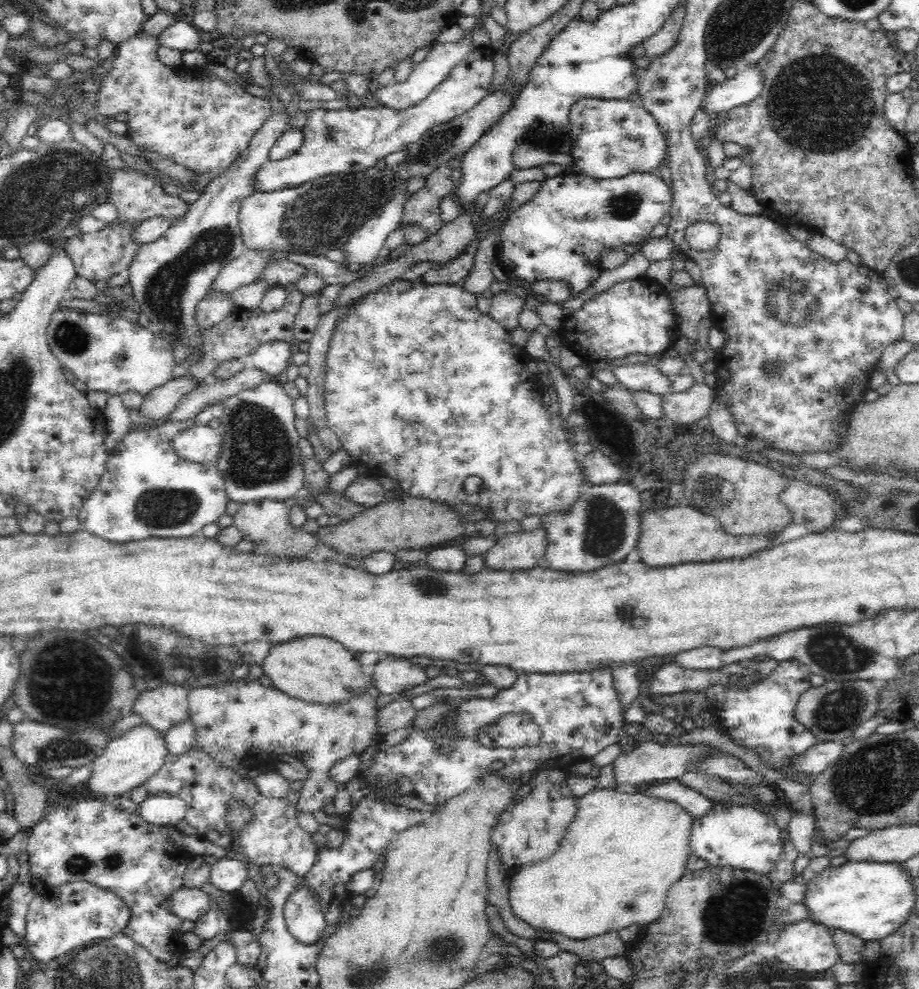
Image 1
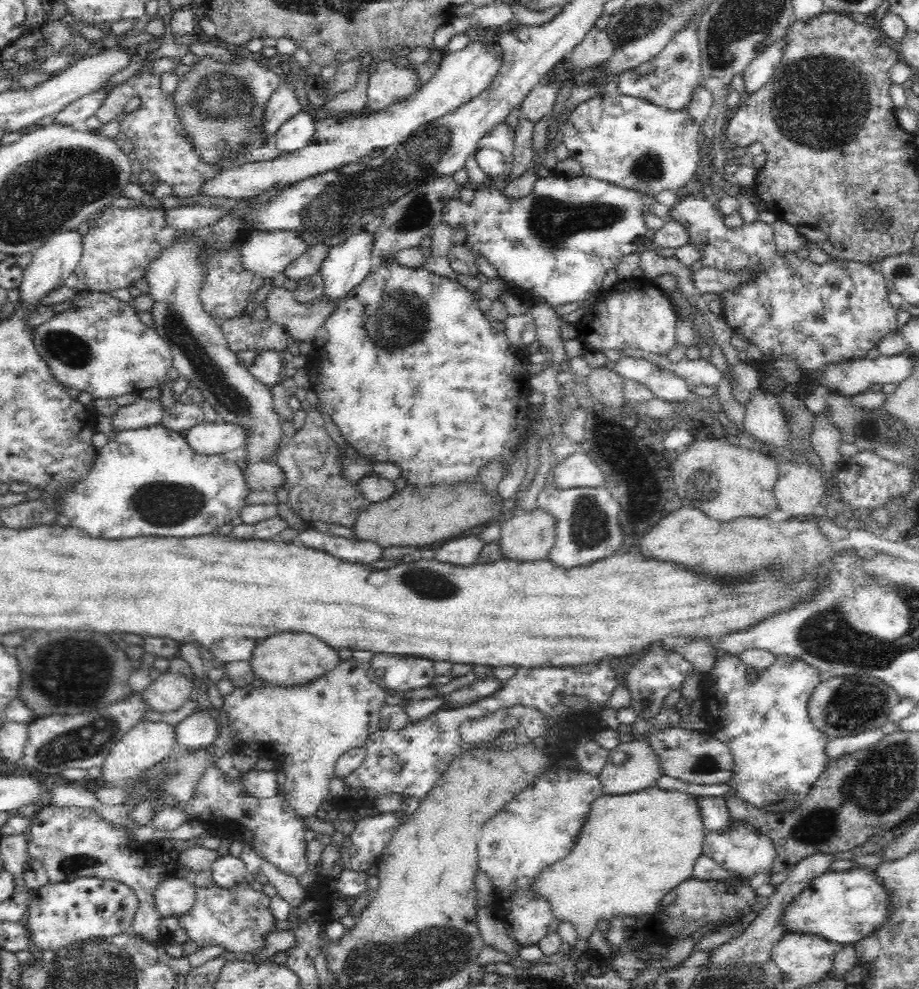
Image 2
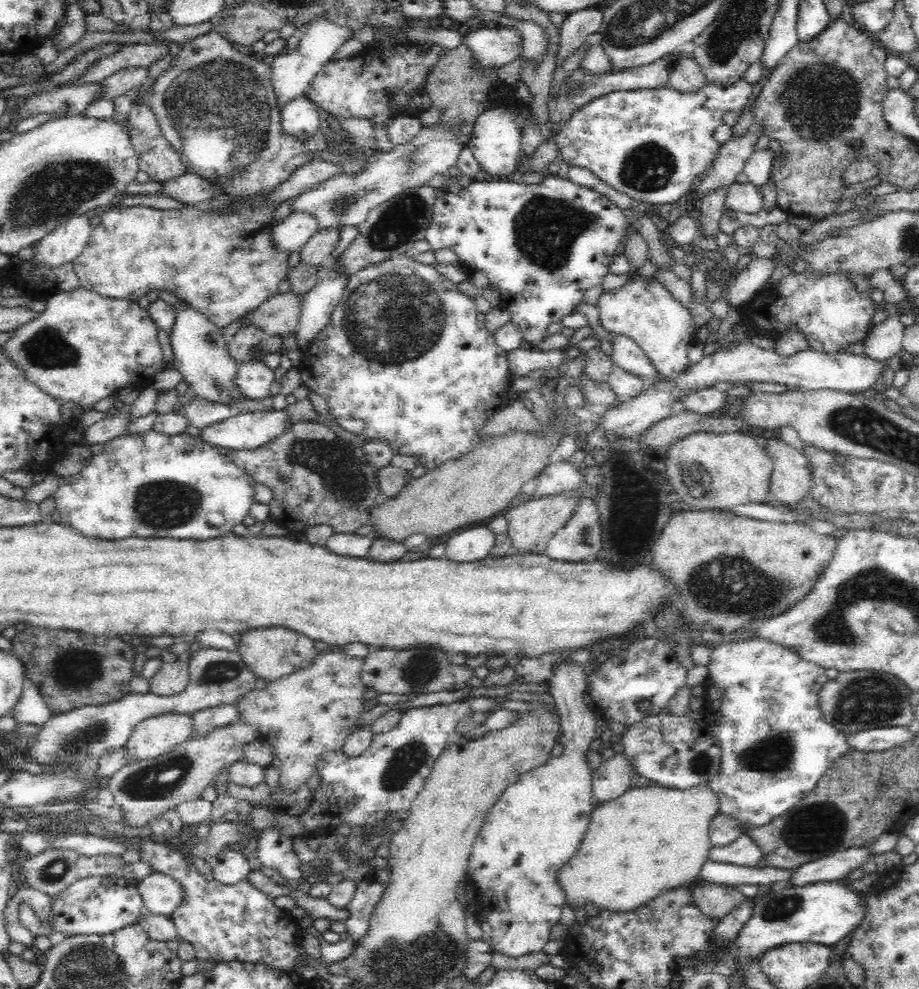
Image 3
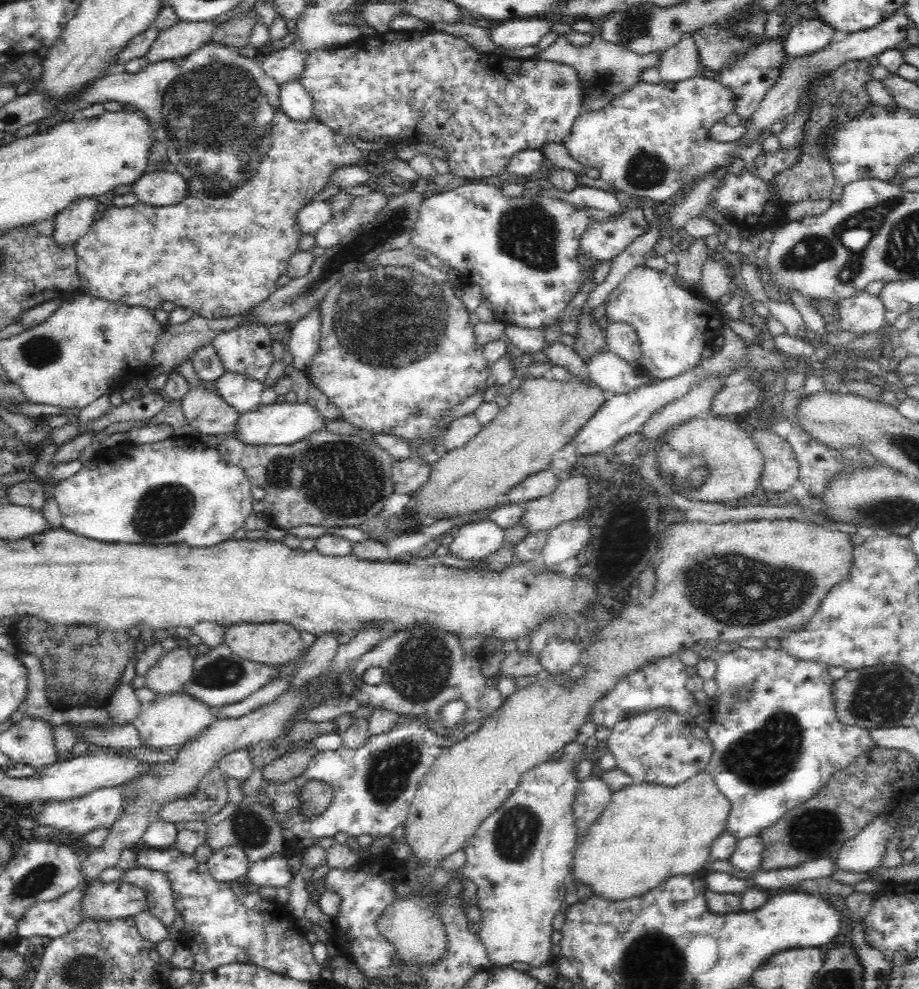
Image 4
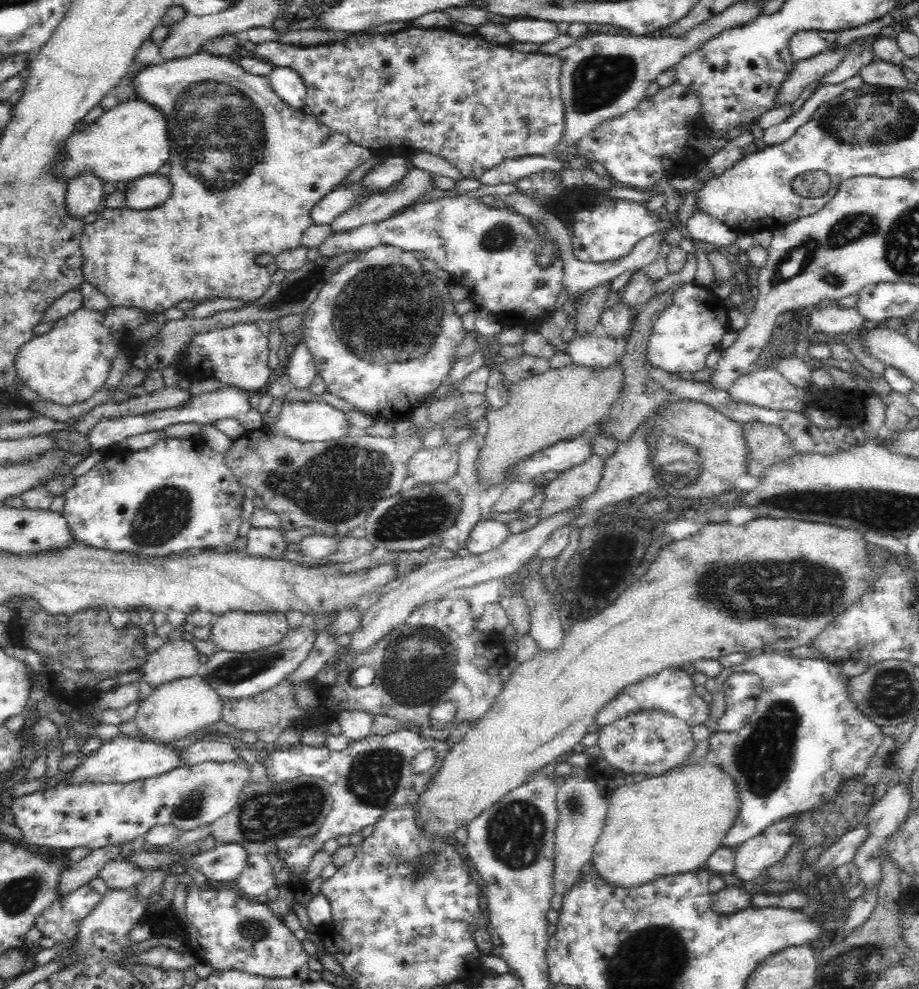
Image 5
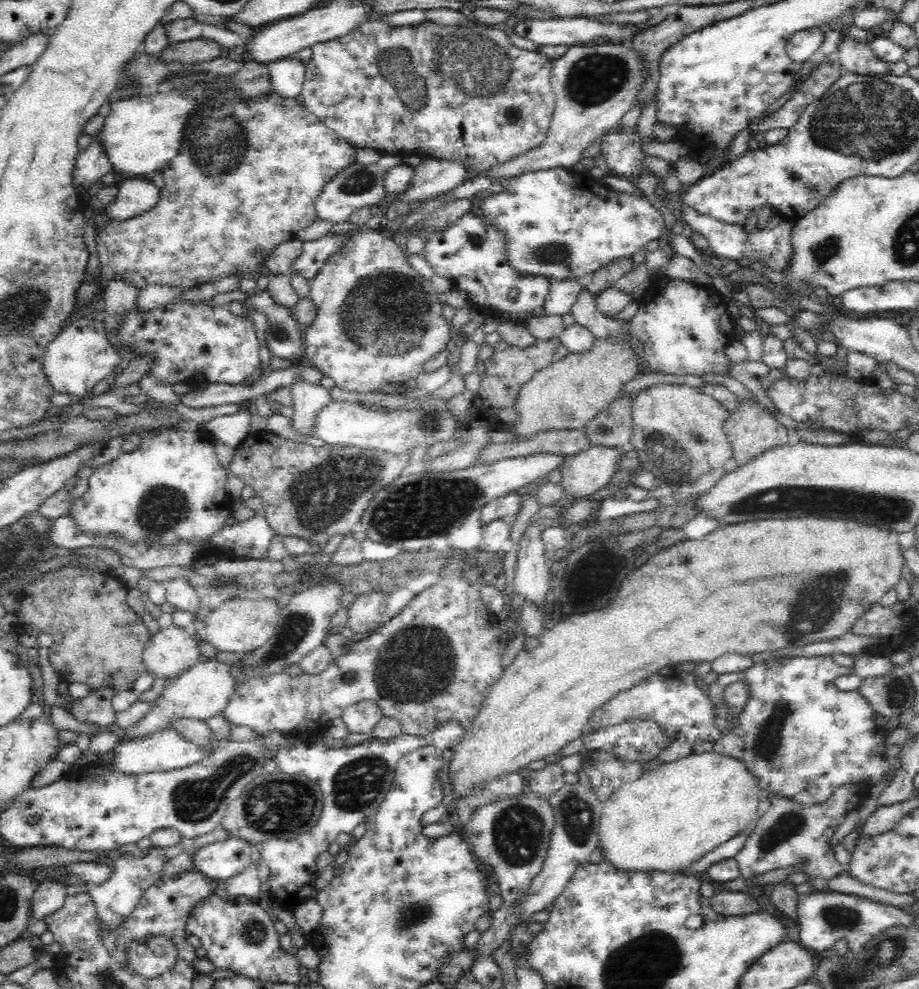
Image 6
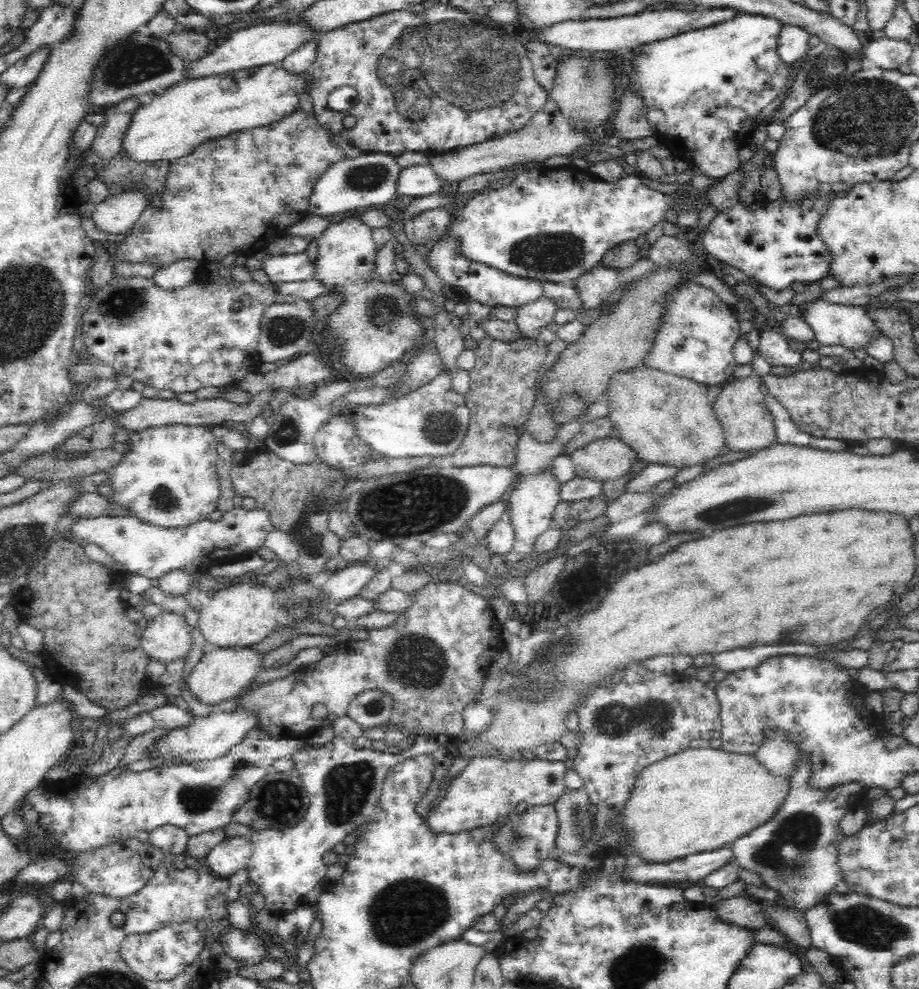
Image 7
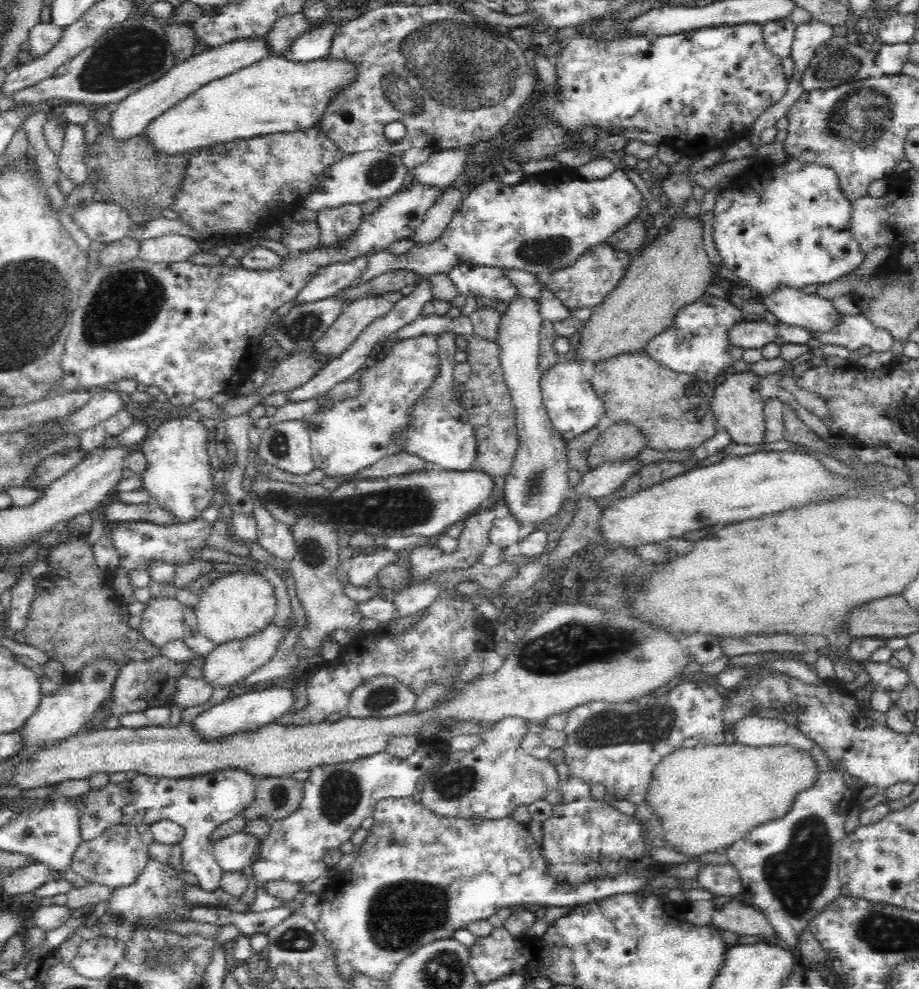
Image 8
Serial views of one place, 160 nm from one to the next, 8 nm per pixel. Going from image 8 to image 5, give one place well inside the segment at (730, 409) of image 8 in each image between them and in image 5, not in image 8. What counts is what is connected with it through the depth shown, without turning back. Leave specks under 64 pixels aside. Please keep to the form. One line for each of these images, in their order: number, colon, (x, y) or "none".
5: (767, 444)
6: (751, 430)
7: (748, 425)

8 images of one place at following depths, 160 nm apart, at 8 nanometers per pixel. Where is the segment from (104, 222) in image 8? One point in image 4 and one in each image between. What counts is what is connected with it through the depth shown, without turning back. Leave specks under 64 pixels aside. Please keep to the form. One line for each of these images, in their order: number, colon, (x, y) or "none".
4: (160, 188)
5: (144, 193)
6: (137, 196)
7: (117, 213)

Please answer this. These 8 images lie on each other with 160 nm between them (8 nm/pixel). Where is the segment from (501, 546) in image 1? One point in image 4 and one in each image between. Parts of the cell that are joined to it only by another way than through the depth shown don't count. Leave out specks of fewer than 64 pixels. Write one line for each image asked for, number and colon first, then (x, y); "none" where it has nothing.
2: (527, 537)
3: (530, 526)
4: (570, 498)

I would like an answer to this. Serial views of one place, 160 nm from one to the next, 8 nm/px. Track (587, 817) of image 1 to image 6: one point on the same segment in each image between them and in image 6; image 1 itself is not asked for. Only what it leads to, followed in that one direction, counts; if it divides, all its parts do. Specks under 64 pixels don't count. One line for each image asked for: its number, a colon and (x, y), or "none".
2: (634, 848)
3: (649, 840)
4: (647, 833)
5: (671, 824)
6: (668, 819)

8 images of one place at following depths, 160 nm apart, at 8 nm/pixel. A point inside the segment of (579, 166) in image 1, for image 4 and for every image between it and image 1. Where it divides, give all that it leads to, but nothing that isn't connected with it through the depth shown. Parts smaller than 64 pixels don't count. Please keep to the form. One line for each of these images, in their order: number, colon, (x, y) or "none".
2: (627, 141)
3: (651, 144)
4: (653, 139)

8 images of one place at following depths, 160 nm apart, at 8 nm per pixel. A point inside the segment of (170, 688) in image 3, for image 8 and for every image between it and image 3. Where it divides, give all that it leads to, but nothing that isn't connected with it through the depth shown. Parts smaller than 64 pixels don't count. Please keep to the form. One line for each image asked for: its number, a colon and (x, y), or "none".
4: (174, 668)
5: (175, 659)
6: (171, 651)
7: (167, 638)
8: (162, 622)

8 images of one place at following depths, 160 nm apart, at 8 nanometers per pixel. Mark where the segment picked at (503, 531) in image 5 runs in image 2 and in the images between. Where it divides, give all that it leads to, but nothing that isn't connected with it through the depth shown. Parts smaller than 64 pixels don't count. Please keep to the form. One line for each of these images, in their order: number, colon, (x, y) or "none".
2: (464, 552)
3: (475, 543)
4: (472, 541)

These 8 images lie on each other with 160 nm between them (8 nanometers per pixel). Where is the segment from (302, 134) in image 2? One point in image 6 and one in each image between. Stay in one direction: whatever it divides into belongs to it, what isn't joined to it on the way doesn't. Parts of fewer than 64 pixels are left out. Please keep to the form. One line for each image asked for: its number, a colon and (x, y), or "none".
3: (299, 118)
4: (294, 100)
5: (287, 84)
6: (286, 76)

